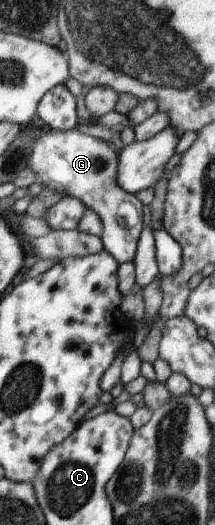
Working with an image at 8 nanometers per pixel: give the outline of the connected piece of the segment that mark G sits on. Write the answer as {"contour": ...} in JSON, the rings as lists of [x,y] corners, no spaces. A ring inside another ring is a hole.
{"contour":[[[77,128],[71,130],[29,131],[34,139],[32,155],[28,167],[36,173],[37,180],[56,193],[78,197],[103,221],[101,241],[103,250],[112,254],[120,263],[134,261],[138,238],[142,231],[144,215],[143,203],[136,194],[128,193],[120,187],[116,179],[118,153],[106,143],[106,140]]]}

